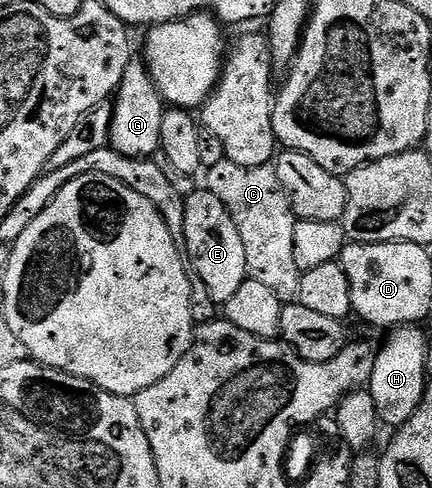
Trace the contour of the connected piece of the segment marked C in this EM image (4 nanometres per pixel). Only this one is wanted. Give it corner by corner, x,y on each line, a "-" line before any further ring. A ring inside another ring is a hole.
226,160
208,170
204,177
205,187
226,205
242,236
248,278
258,280
275,291
280,302
290,304
296,301
302,273
293,258
294,228
298,220
278,180
275,167
269,164
248,169

